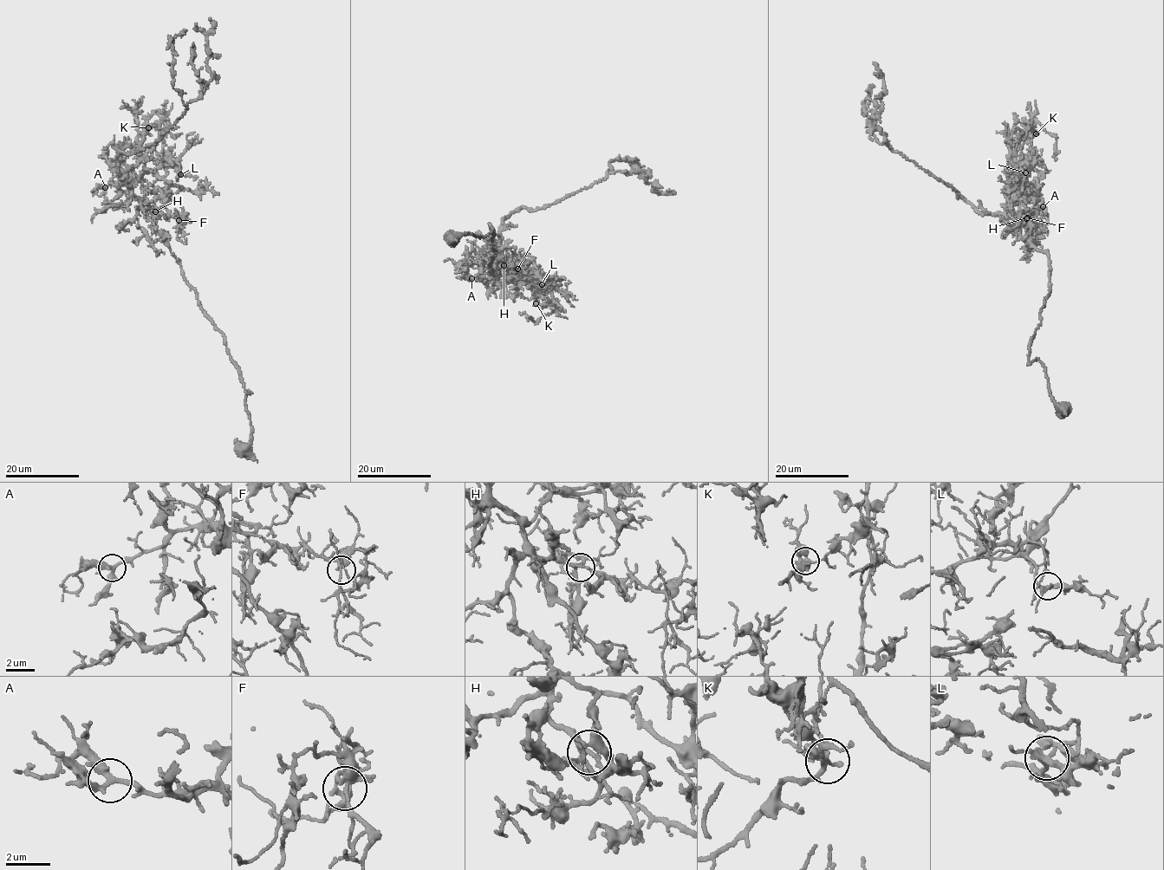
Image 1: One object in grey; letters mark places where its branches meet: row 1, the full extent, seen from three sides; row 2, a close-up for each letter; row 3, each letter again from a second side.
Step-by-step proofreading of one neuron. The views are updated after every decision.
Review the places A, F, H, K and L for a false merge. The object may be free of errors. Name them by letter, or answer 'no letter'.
K

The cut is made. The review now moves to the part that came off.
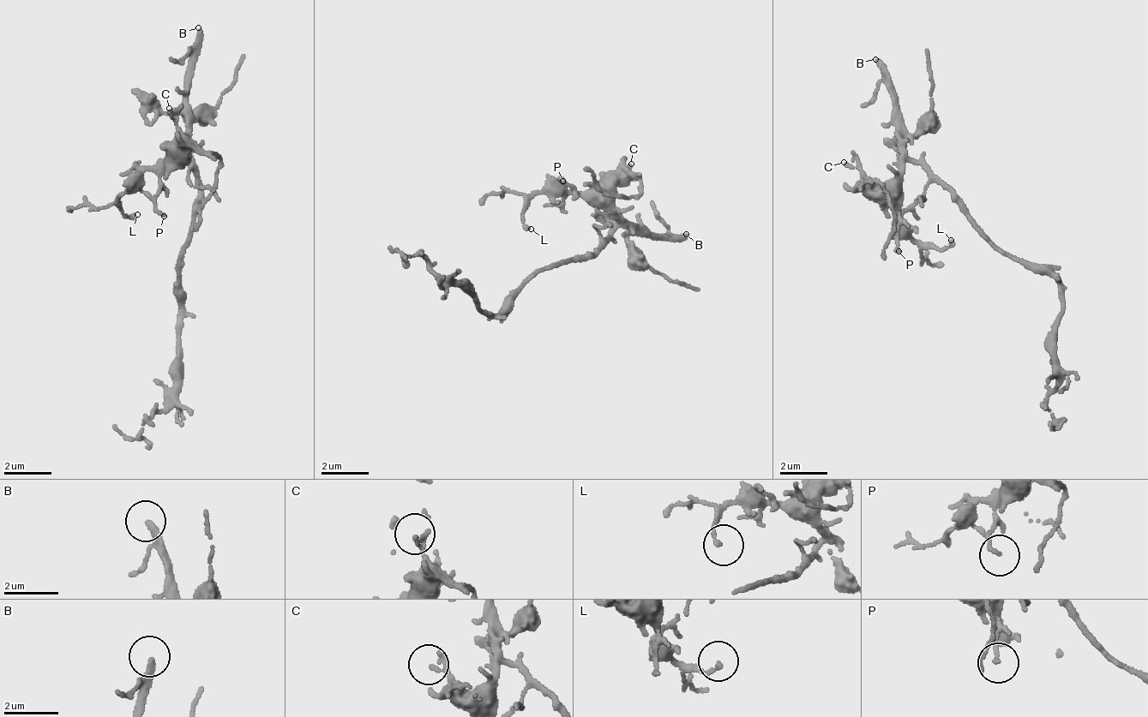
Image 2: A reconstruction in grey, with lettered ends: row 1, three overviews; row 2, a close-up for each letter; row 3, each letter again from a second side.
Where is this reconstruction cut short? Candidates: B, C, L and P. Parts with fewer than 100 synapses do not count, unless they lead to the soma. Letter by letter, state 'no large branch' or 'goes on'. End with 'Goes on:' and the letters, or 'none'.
B: goes on
C: no large branch
L: no large branch
P: no large branch
Goes on: B

